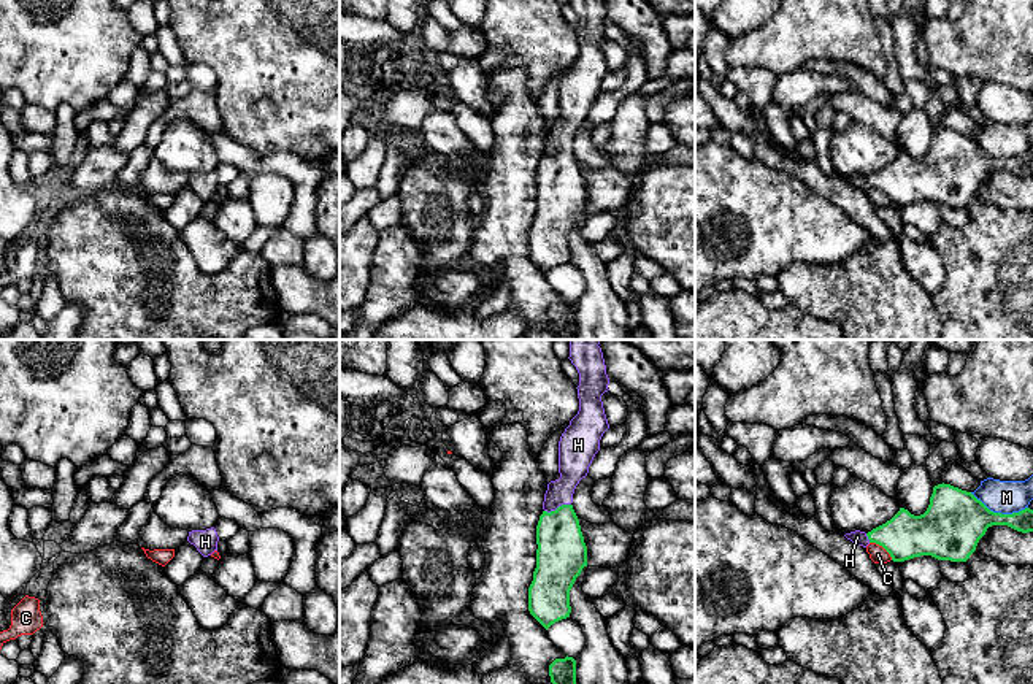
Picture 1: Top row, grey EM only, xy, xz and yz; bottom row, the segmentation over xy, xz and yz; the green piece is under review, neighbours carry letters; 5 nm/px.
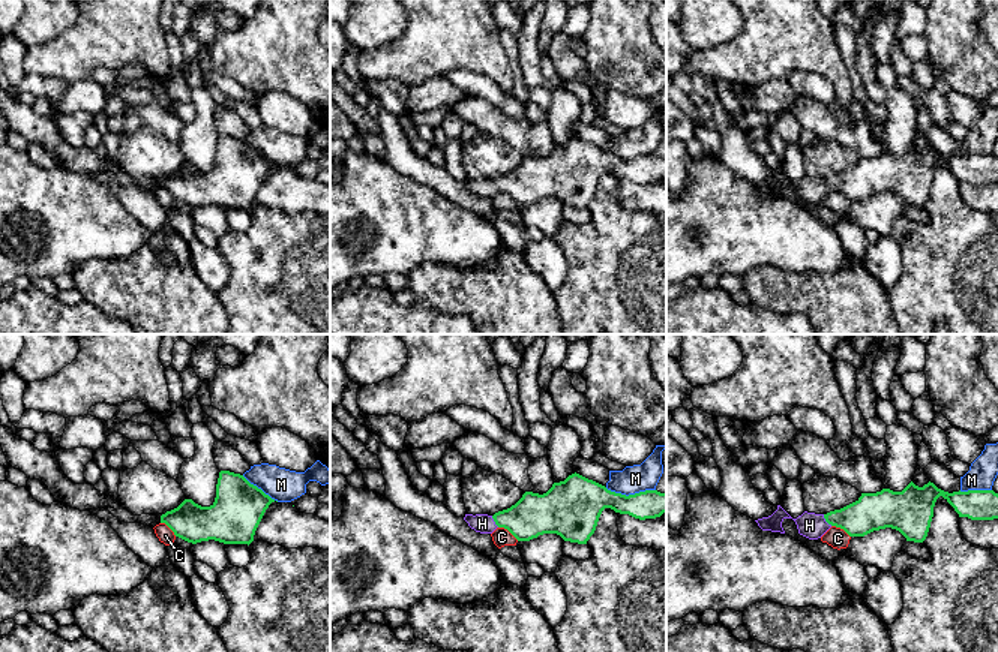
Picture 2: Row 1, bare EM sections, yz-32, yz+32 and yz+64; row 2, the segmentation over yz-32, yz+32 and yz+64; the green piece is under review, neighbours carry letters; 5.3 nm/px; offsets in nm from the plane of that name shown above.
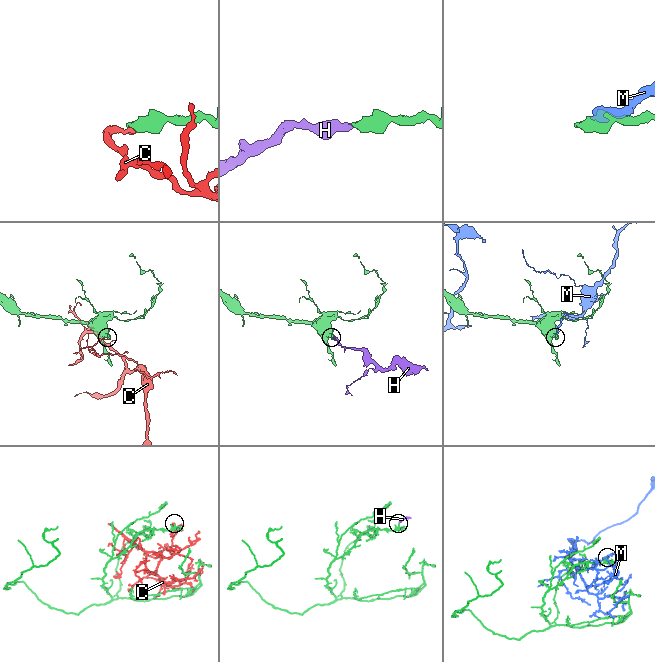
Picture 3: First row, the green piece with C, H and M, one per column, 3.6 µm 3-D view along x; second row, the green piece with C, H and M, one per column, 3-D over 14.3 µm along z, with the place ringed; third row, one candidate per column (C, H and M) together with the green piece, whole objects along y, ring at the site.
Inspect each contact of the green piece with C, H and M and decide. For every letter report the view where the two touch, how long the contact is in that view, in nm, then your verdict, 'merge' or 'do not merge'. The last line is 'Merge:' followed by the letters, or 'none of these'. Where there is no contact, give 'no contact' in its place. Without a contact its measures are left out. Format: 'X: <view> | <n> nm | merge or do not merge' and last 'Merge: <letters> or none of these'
C: yz | 150 nm | do not merge
H: xz | 140 nm | merge
M: yz | 300 nm | do not merge
Merge: H

